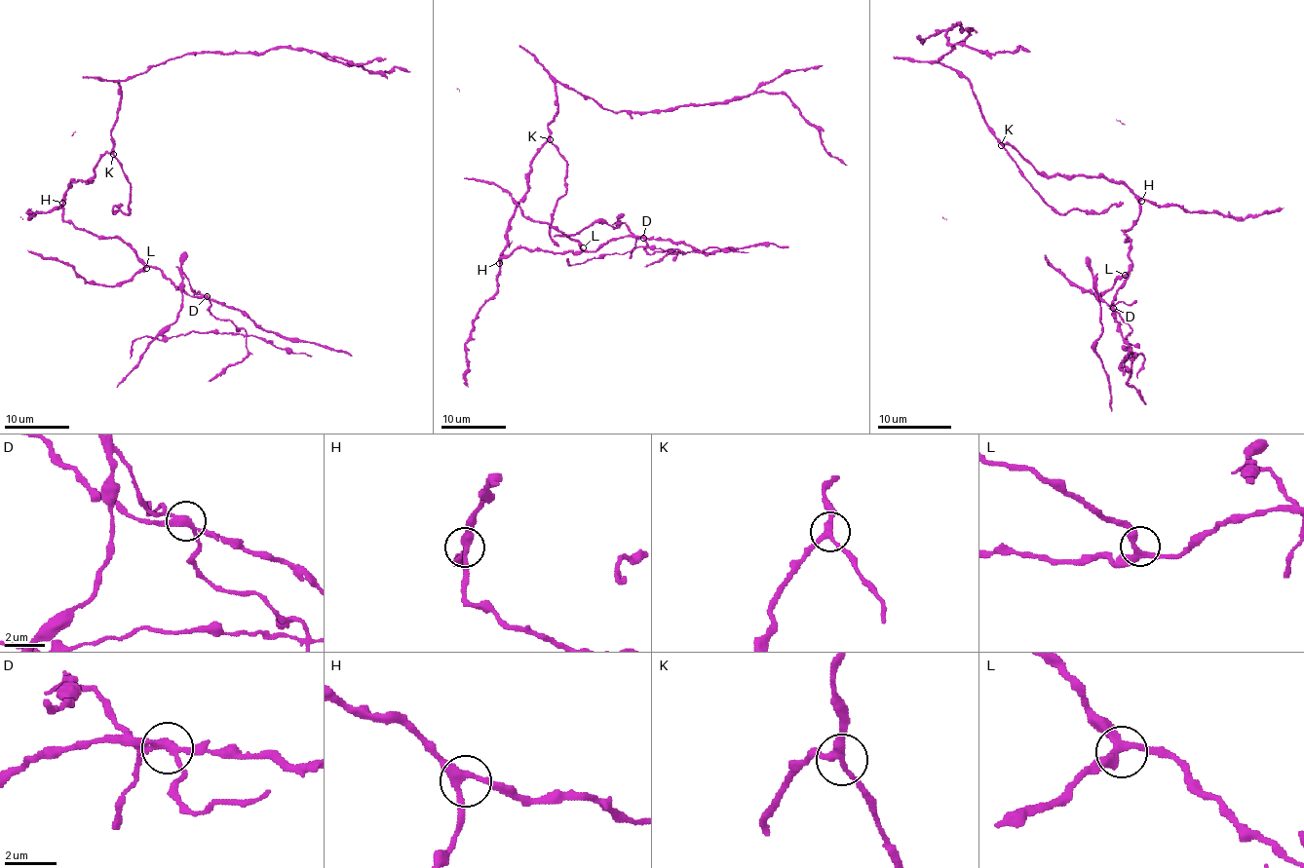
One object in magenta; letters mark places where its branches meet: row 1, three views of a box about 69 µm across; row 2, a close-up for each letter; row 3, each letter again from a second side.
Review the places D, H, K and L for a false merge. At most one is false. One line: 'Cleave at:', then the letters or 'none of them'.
Cleave at: D

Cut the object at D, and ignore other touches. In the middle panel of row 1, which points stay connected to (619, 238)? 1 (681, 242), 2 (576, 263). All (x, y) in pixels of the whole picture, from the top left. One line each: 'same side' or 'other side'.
1: same side
2: other side

